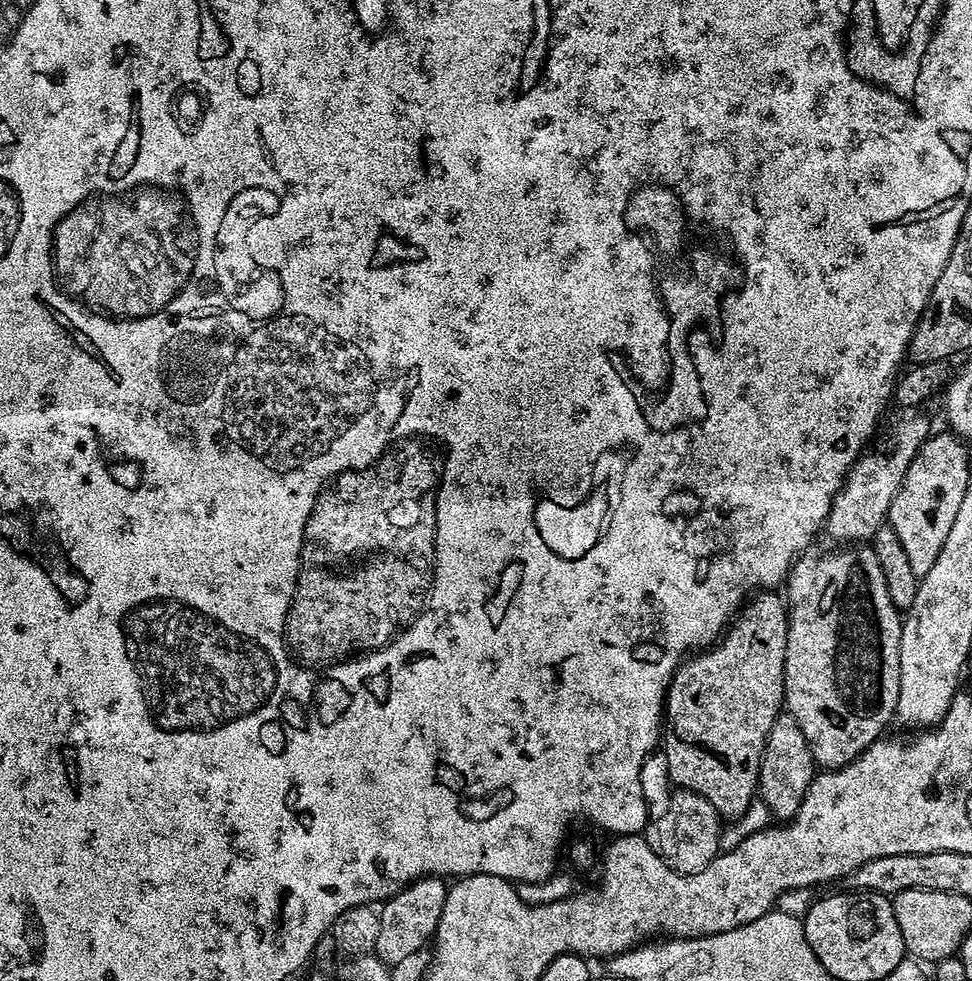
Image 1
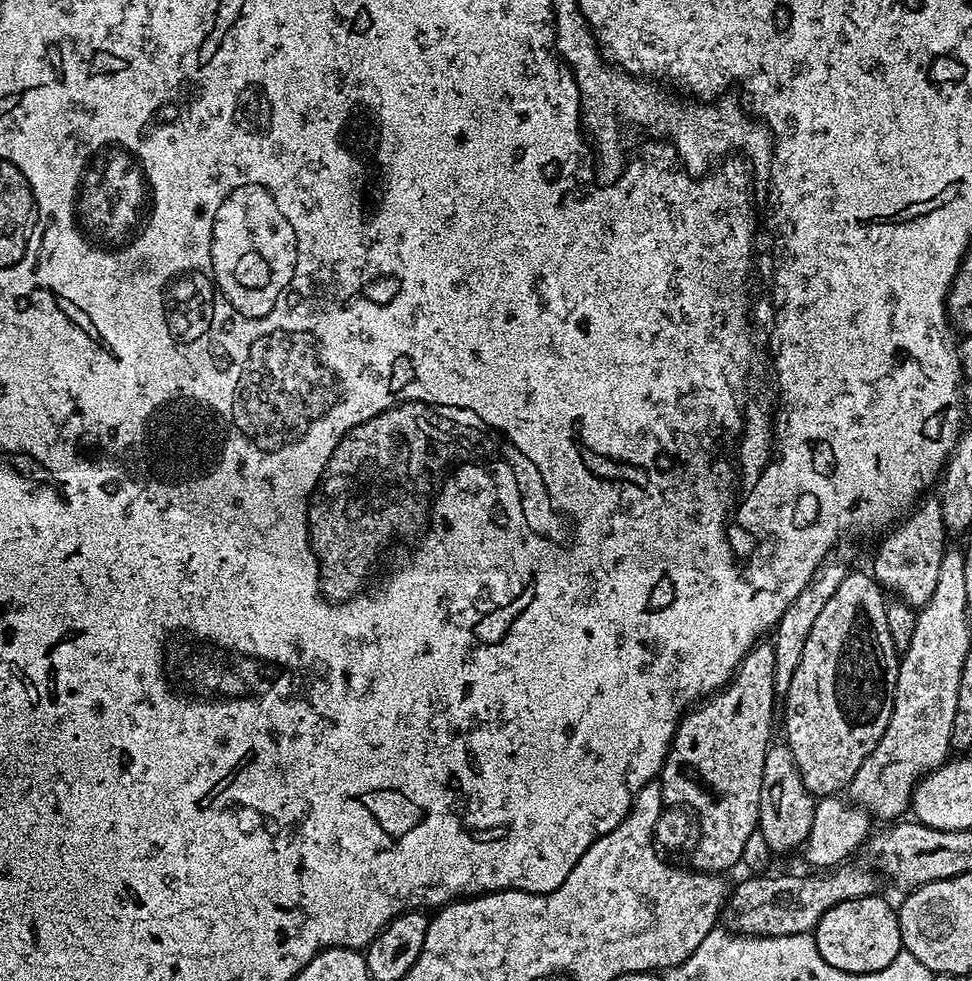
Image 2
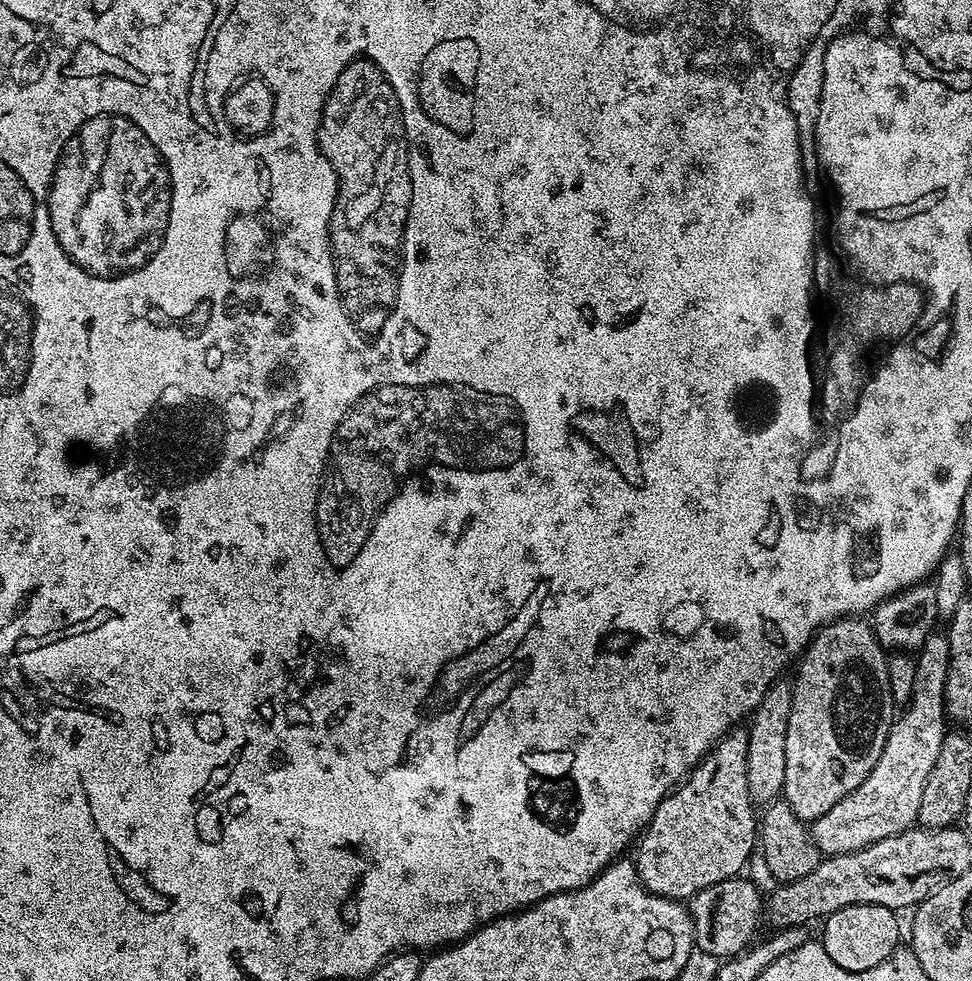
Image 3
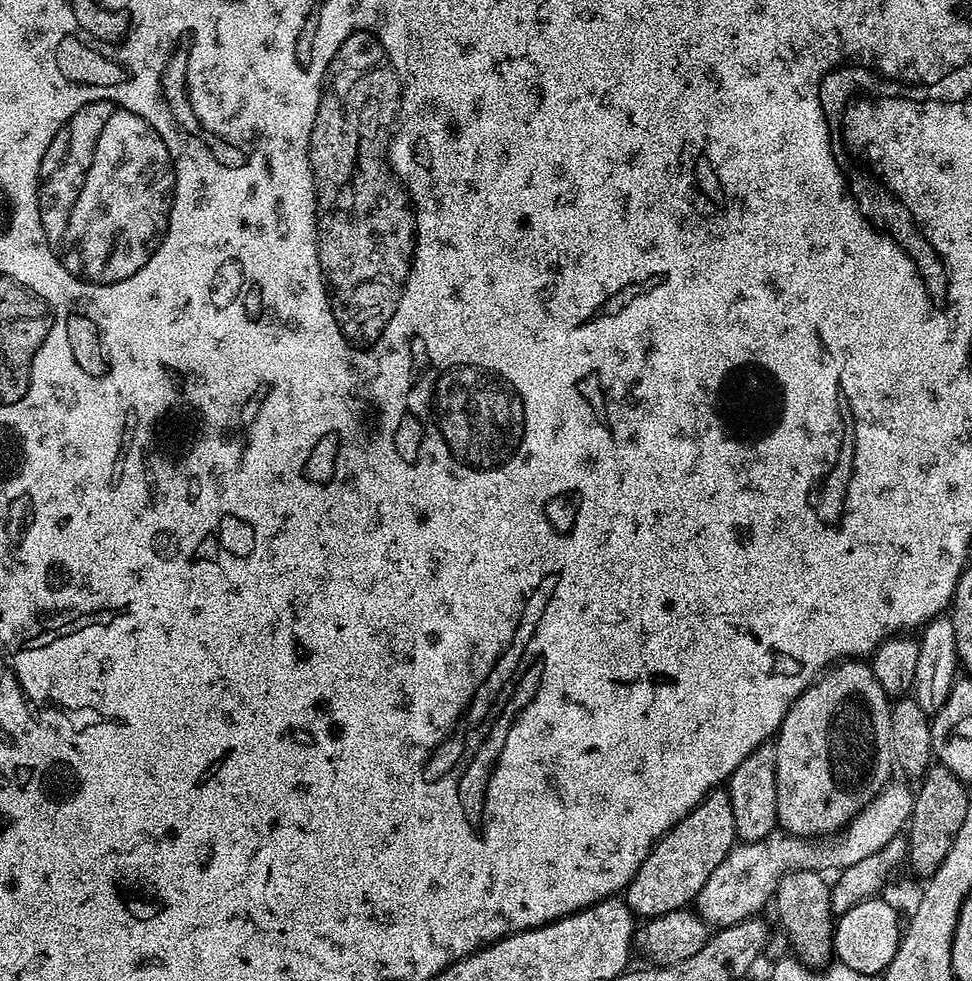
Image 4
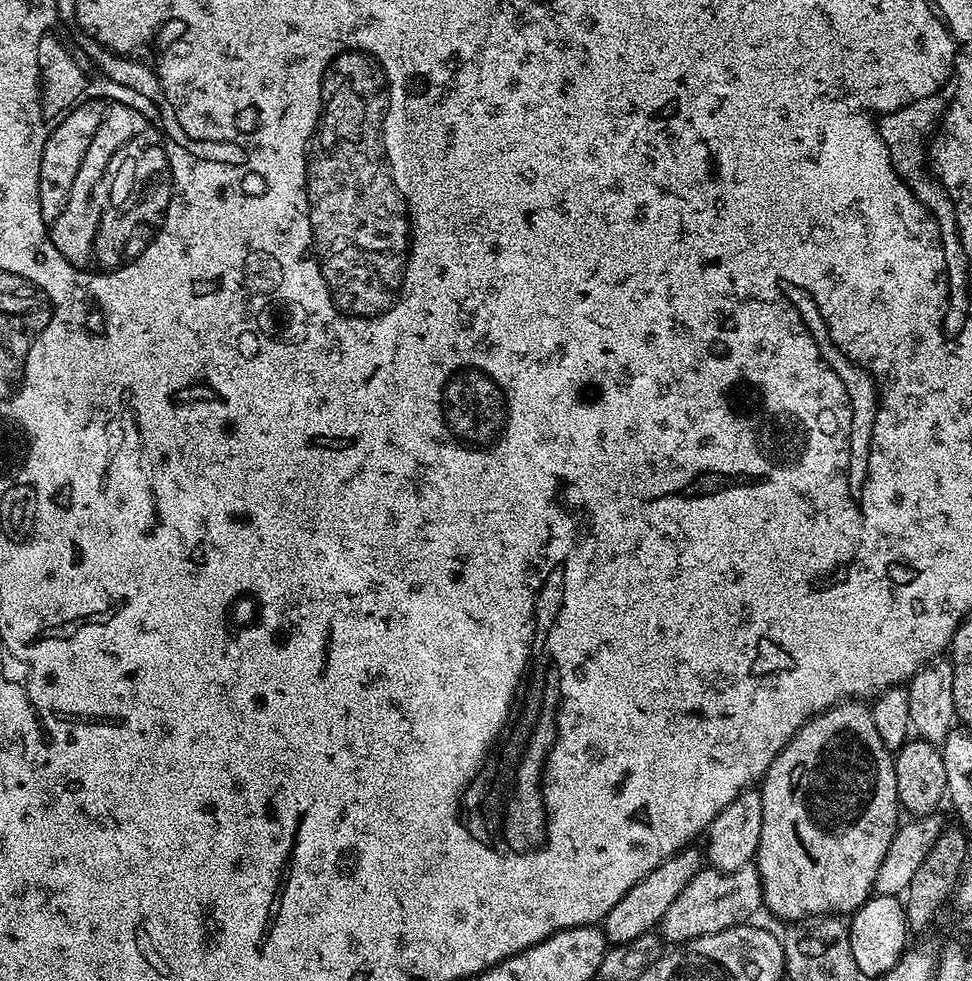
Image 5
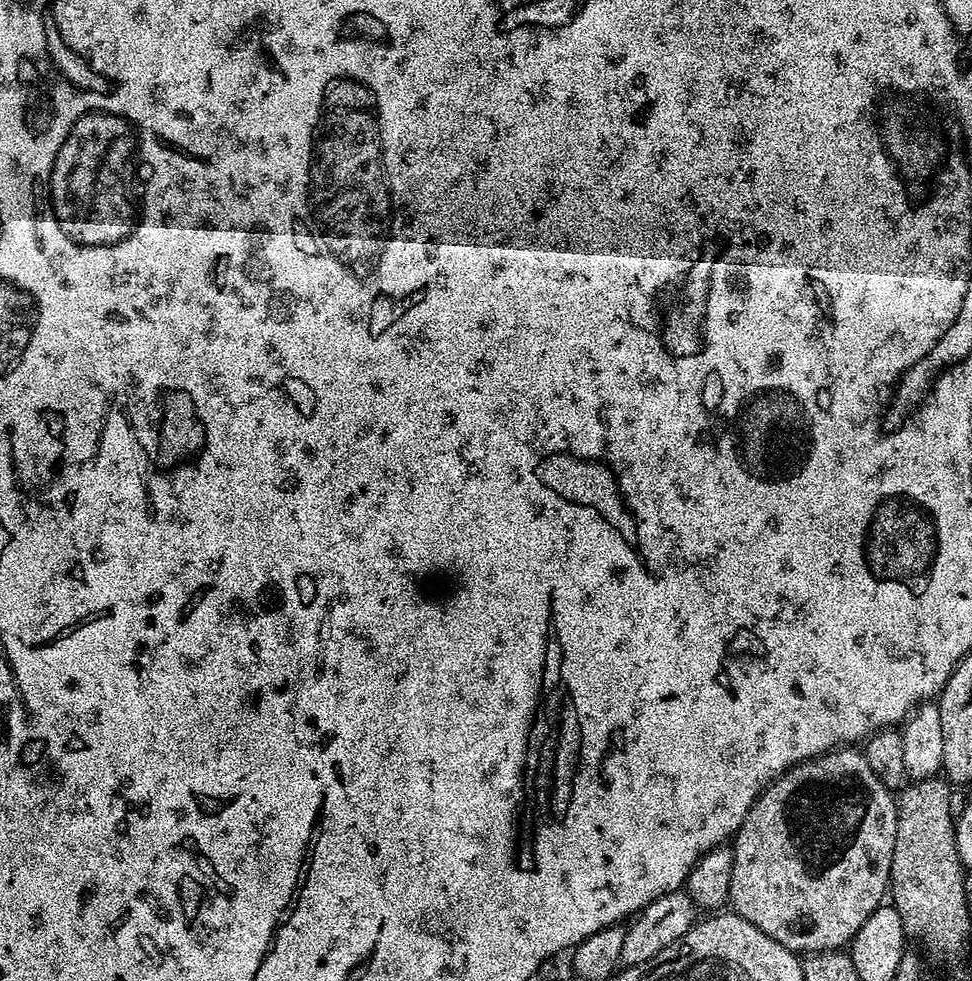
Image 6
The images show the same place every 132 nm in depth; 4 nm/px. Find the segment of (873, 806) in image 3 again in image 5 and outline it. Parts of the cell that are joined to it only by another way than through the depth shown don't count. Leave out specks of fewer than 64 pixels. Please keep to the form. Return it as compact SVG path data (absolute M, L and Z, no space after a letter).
M711 866L701 867L700 873L694 878L690 878L686 890L682 890L682 894L678 894L678 898L674 898L670 910L666 910L666 914L660 919L659 935L669 945L679 946L685 940L693 940L706 934L718 934L718 930L726 930L735 924L747 924L753 919L752 915L756 911L761 911L763 898L760 876L756 873L755 867L749 866L733 872L719 872Z

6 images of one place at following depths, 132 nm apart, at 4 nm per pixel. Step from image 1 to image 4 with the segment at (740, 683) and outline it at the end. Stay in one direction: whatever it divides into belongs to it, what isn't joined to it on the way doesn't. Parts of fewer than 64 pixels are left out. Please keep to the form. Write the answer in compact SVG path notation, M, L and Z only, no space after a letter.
M713 790L693 812L687 812L650 850L646 862L629 882L622 899L637 917L651 918L688 908L706 886L706 878L722 863L737 843L734 810L727 791Z

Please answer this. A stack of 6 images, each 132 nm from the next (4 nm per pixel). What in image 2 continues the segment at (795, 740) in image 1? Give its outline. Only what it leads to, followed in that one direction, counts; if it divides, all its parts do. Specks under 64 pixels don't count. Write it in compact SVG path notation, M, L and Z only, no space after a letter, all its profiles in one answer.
M773 743L766 754L766 766L762 766L762 802L758 829L762 838L766 838L766 846L770 846L772 853L803 849L814 826L817 803L817 797L806 790L802 774L798 774L798 766L794 762L794 754L788 749L787 743Z

